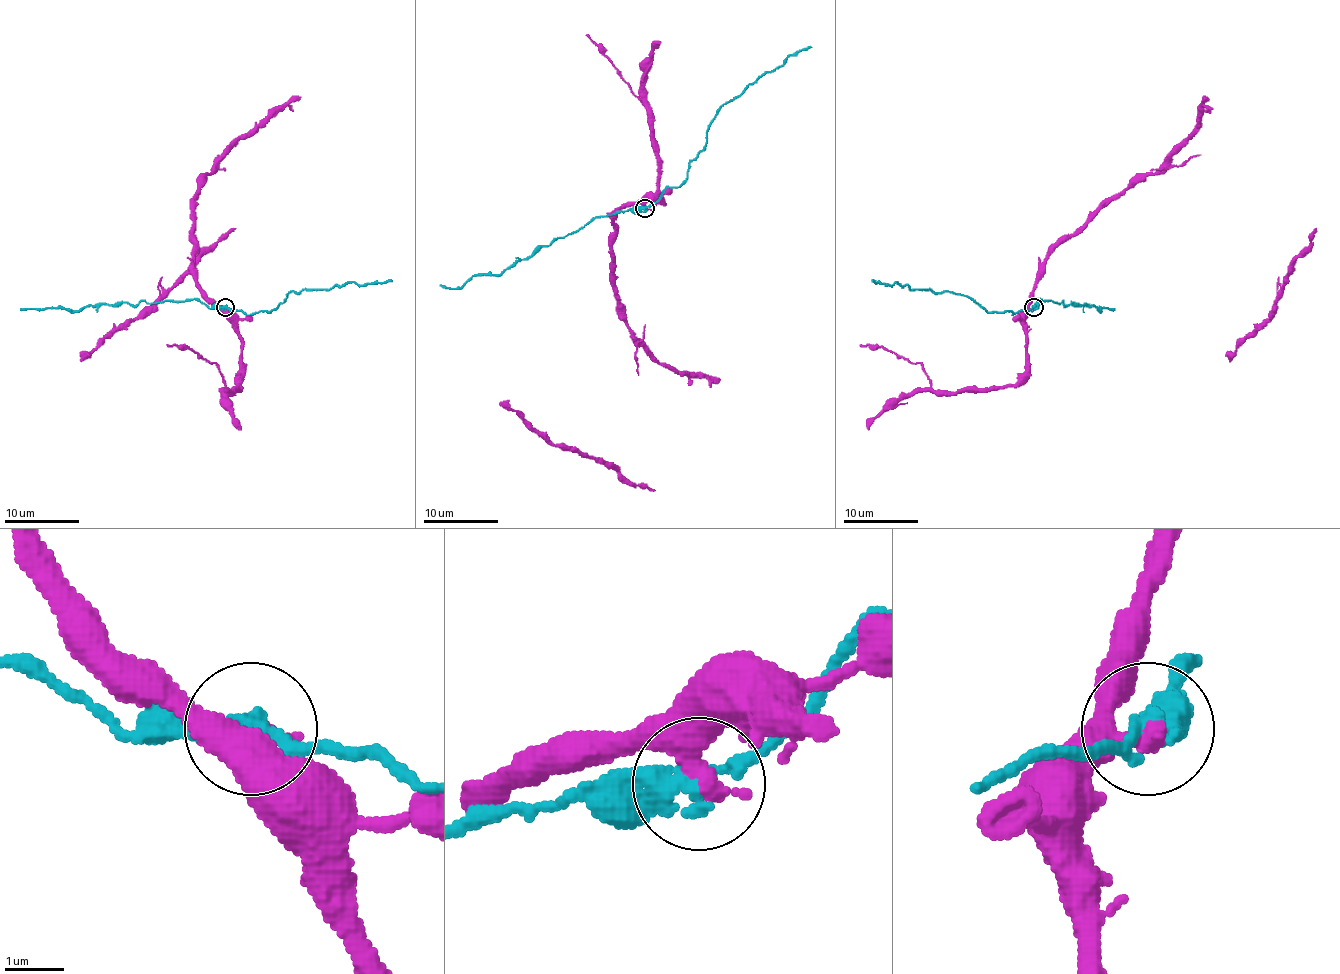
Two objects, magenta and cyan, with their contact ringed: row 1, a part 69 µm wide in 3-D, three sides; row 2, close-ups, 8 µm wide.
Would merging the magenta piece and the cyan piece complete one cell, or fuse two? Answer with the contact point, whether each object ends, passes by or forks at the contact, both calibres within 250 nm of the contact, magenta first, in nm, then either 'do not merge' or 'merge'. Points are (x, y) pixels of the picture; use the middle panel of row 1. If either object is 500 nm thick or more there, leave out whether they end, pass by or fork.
at (645, 208); magenta ends there; cyan passes by; 480 nm thick on the magenta side, 320 nm on the other; do not merge

